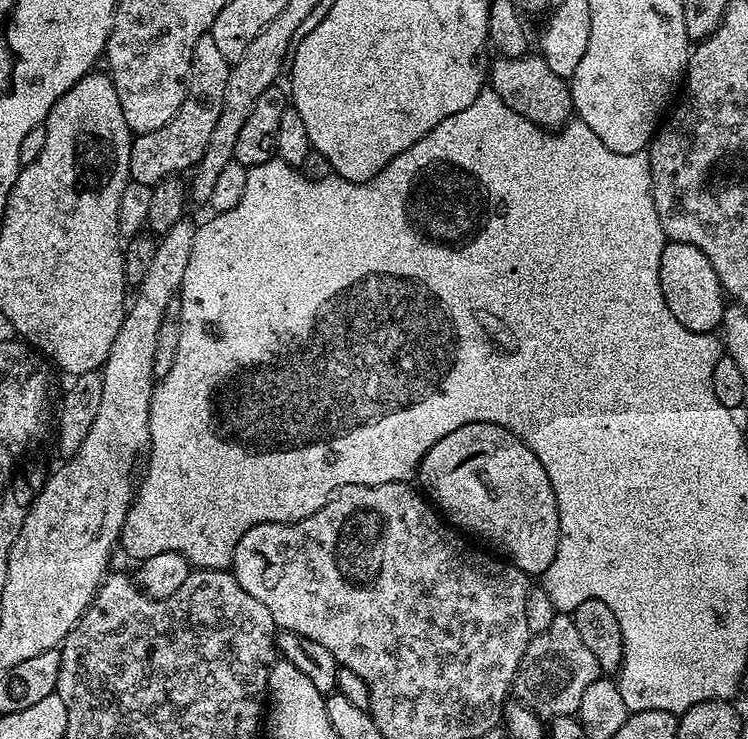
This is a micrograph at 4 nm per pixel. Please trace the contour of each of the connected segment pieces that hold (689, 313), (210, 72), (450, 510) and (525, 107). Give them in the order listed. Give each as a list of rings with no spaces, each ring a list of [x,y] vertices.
[[[673,240],[665,243],[660,259],[660,285],[670,314],[674,314],[686,330],[715,333],[723,325],[726,293],[720,286],[718,274],[714,274],[714,266],[710,266],[710,258],[706,258],[698,246]]]
[[[206,34],[198,38],[198,42],[192,51],[192,61],[190,62],[190,74],[188,75],[188,93],[184,96],[182,106],[178,114],[166,126],[158,130],[139,133],[133,139],[130,146],[130,177],[133,181],[149,185],[162,182],[171,176],[180,176],[184,171],[195,169],[196,164],[206,154],[206,146],[210,146],[210,134],[214,134],[214,125],[218,123],[218,118],[224,109],[224,99],[226,98],[226,82],[230,78],[232,69],[230,61],[218,50],[218,45],[214,43],[211,34]]]
[[[470,422],[466,426],[458,426],[458,430],[450,430],[450,434],[446,434],[446,438],[438,438],[438,442],[434,442],[434,446],[430,446],[430,450],[420,459],[419,476],[422,483],[428,484],[429,490],[432,491],[433,497],[431,496],[431,499],[434,501],[435,507],[446,517],[447,523],[455,526],[461,533],[467,534],[469,537],[477,536],[478,539],[485,540],[489,544],[489,546],[487,545],[489,549],[497,548],[497,550],[492,550],[499,553],[507,563],[525,572],[529,578],[543,577],[544,572],[550,566],[550,562],[554,562],[560,541],[558,502],[554,498],[554,486],[550,486],[550,478],[546,474],[546,470],[542,470],[542,462],[538,462],[534,450],[530,450],[530,446],[522,443],[510,430],[486,422]]]
[[[529,54],[518,58],[502,56],[493,61],[492,68],[490,64],[490,87],[498,94],[498,98],[506,102],[506,106],[510,106],[510,110],[522,114],[522,118],[545,130],[559,130],[573,119],[574,109],[569,81],[565,77],[554,74],[554,70],[550,70],[550,66],[544,61],[543,55]]]

